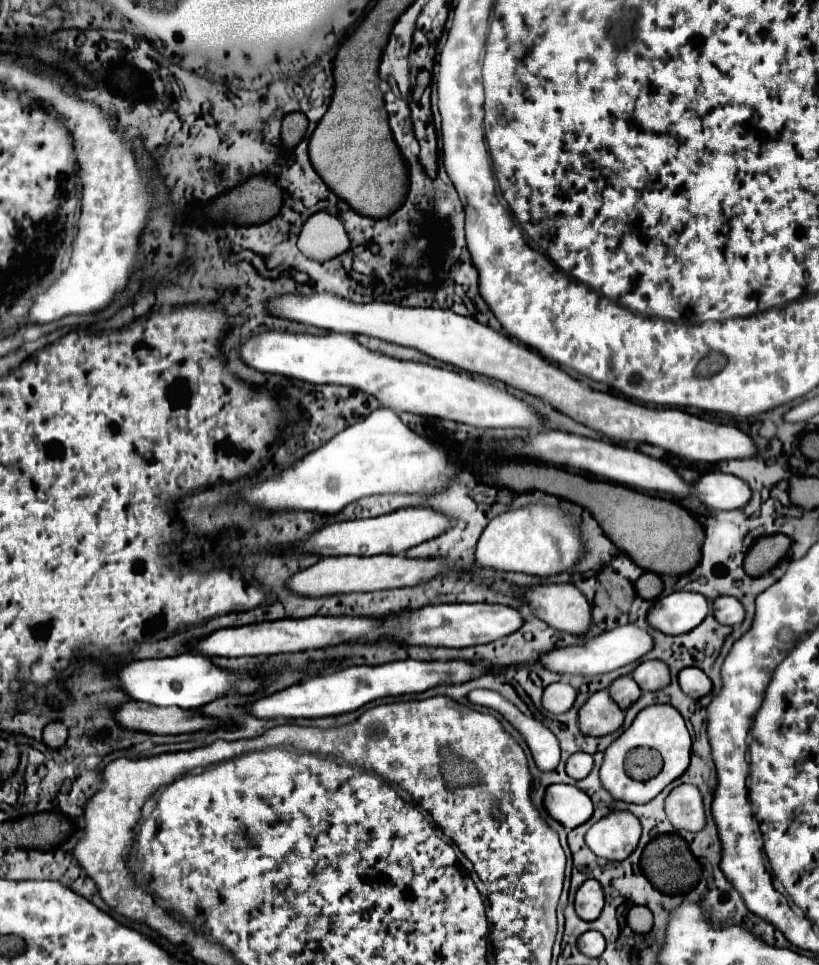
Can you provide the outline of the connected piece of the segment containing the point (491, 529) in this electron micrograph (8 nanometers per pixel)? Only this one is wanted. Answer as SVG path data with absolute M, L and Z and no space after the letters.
M529 504L493 518L479 538L475 558L481 566L503 572L551 576L569 570L583 552L585 548L577 536L577 524L569 514L561 514L561 510L545 504Z

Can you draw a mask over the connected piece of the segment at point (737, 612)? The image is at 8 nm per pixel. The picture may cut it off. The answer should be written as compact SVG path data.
M719 596L713 600L713 616L721 624L739 624L745 618L743 604L733 596Z

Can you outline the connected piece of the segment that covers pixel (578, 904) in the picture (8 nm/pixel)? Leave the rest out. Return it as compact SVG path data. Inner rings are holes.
M585 880L575 896L575 910L583 920L599 918L603 910L603 888L597 880Z

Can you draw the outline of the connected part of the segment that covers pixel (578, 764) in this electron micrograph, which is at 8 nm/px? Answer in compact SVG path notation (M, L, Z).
M577 752L577 754L569 756L569 760L565 764L565 772L575 780L589 776L591 768L593 768L593 756L585 754L585 752Z

